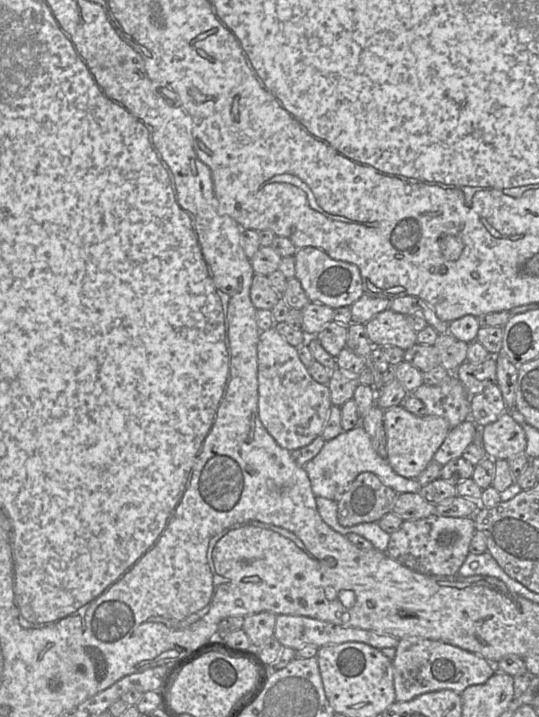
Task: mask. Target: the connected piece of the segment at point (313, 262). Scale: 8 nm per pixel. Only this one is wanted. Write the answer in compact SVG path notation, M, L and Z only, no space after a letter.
M316 247L298 248L295 257L295 277L299 280L310 301L325 304L332 309L350 307L363 294L359 268L352 263L331 258Z

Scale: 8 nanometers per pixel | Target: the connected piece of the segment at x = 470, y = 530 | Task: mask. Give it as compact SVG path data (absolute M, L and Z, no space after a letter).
M431 515L426 518L406 520L398 530L390 534L385 553L401 565L424 575L455 576L469 554L470 542L475 532L472 516Z

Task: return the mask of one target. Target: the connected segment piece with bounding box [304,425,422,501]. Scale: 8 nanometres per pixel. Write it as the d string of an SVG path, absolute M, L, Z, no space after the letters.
M362 425L349 431L342 431L335 438L326 441L320 452L304 465L316 497L338 501L350 484L362 472L372 472L382 483L398 494L419 492L421 485L417 479L409 479L397 474L387 459L379 456L372 447L371 439Z

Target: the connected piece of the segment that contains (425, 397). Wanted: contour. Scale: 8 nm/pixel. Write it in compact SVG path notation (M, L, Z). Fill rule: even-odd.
M448 374L438 385L423 383L412 394L425 404L427 415L445 418L451 428L470 419L471 396L455 374Z

